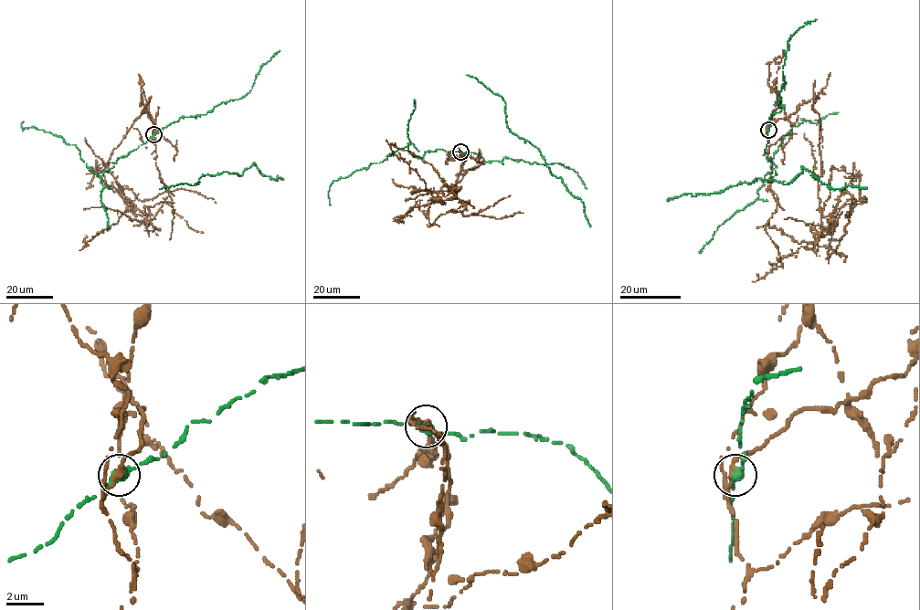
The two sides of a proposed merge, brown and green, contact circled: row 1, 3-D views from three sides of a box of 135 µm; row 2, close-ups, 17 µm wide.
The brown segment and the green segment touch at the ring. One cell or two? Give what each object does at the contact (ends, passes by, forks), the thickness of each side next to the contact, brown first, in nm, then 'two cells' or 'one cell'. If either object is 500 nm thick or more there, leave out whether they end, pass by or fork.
280 nm thick on the brown side, 550 nm on the other; two cells

